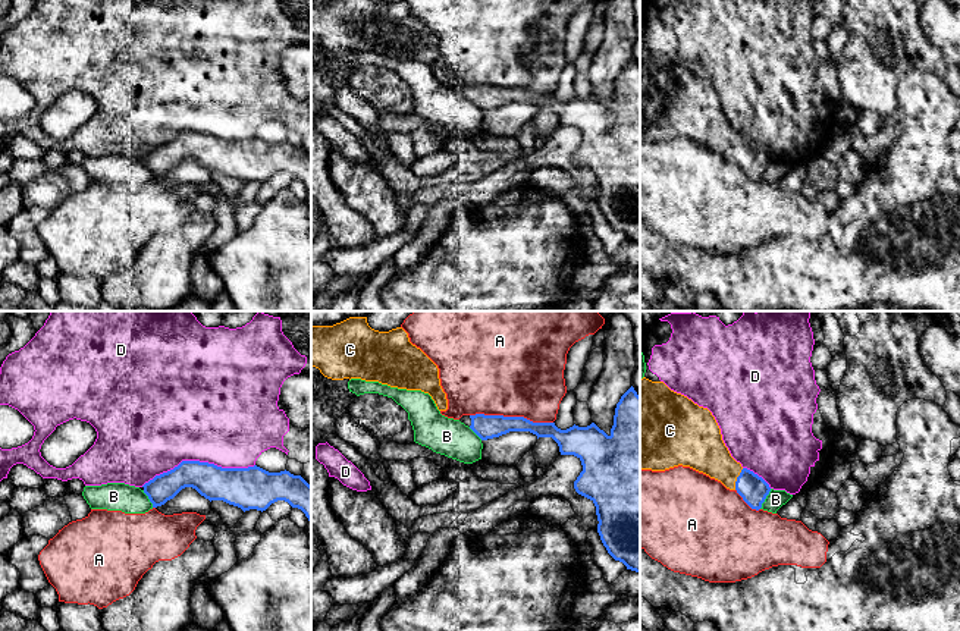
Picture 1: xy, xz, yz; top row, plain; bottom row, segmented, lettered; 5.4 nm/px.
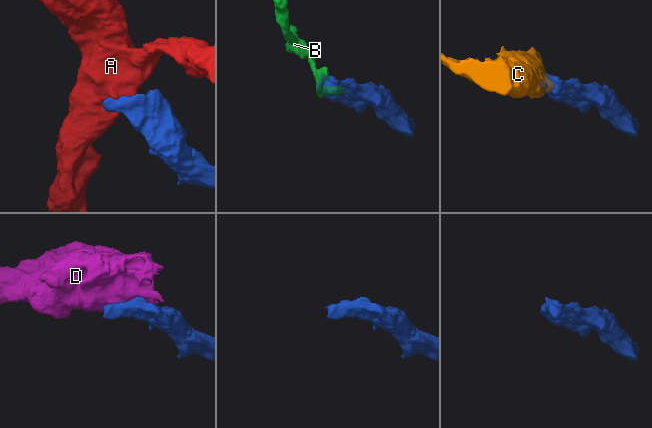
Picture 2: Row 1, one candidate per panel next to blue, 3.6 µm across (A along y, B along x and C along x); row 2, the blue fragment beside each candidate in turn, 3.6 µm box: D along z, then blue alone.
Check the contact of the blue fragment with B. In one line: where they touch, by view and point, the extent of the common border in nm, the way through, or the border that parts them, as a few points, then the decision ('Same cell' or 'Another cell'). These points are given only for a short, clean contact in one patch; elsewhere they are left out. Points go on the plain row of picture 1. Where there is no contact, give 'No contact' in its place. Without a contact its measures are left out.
Touches blue at yz (765, 169). Shared border 130 nm. Another cell

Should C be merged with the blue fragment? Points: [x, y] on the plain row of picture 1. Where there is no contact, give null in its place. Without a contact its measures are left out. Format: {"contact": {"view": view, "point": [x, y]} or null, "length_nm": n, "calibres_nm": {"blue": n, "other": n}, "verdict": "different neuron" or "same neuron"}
{"contact": {"view": "yz", "point": [737, 150]}, "length_nm": 130, "calibres_nm": {"blue": 160, "other": 240}, "verdict": "same neuron"}

